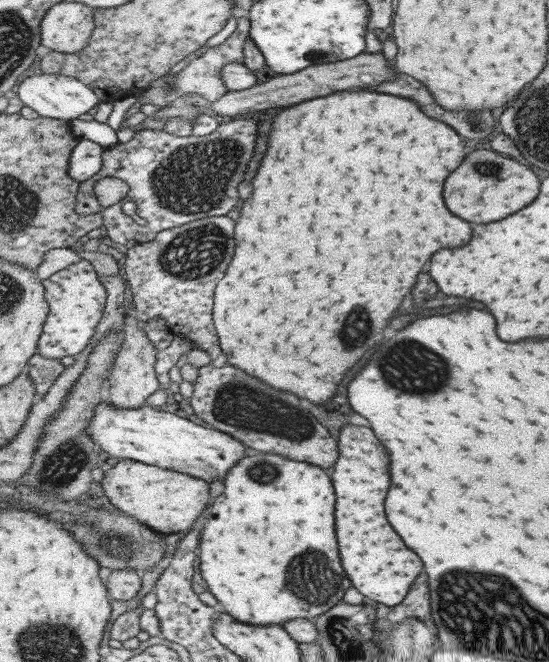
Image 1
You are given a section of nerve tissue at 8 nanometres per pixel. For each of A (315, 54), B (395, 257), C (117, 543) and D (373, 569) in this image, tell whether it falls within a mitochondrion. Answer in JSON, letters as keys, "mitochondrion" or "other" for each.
{"A":"mitochondrion","B":"other","C":"mitochondrion","D":"other"}

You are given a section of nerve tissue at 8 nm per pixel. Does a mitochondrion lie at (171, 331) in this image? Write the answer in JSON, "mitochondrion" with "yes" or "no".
{"mitochondrion":"no"}

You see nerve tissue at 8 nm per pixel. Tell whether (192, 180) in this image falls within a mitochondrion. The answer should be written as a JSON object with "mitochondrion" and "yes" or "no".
{"mitochondrion":"yes"}

